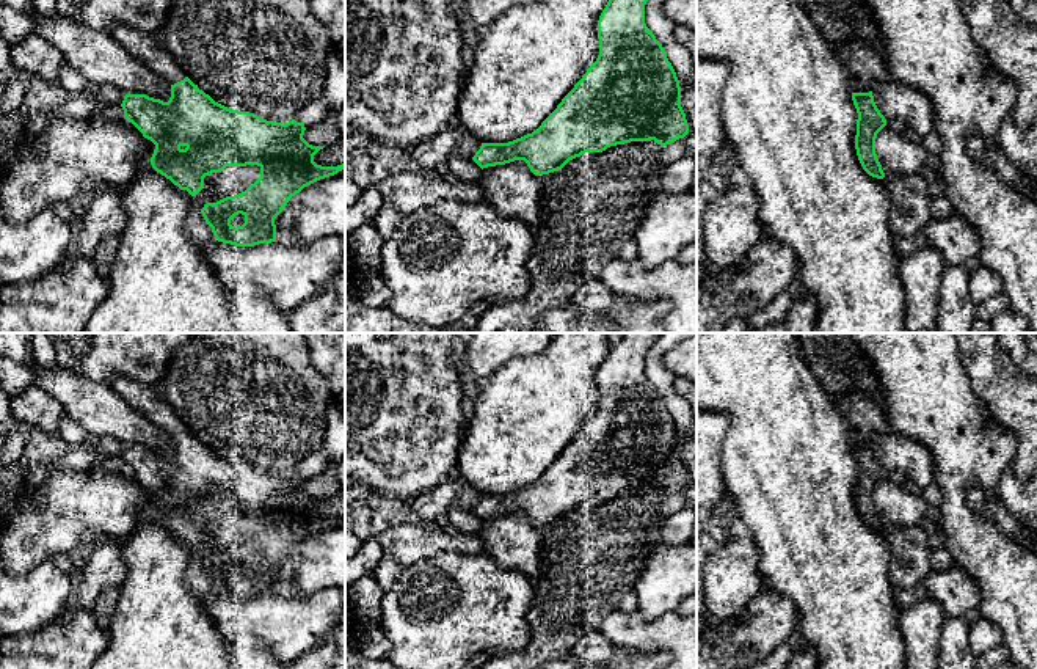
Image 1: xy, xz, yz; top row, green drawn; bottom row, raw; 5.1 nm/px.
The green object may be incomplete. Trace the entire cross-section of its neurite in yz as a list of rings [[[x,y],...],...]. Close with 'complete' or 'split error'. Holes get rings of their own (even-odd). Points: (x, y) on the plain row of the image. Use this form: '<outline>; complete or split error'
[[[846,393],[838,399],[844,415],[852,452],[858,465],[855,501],[863,521],[877,531],[885,525],[875,506],[877,485],[886,477],[874,454],[872,437],[891,430],[879,402],[866,393]]]; split error

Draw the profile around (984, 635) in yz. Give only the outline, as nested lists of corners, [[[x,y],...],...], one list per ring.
[[[981,617],[970,625],[968,641],[974,655],[979,656],[1002,644],[1002,633],[996,623]]]

